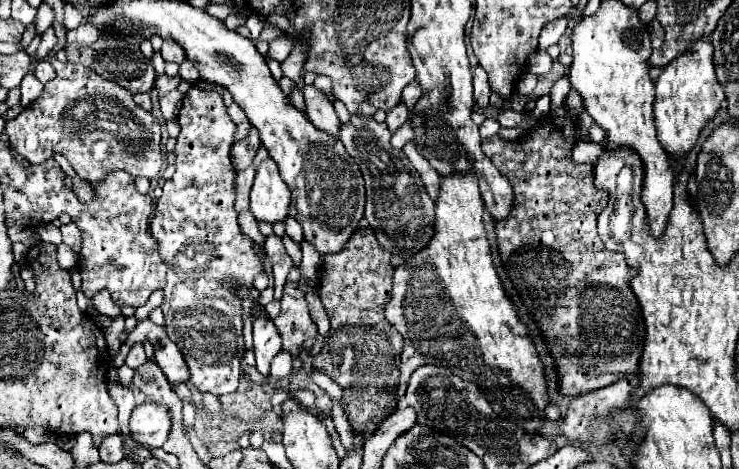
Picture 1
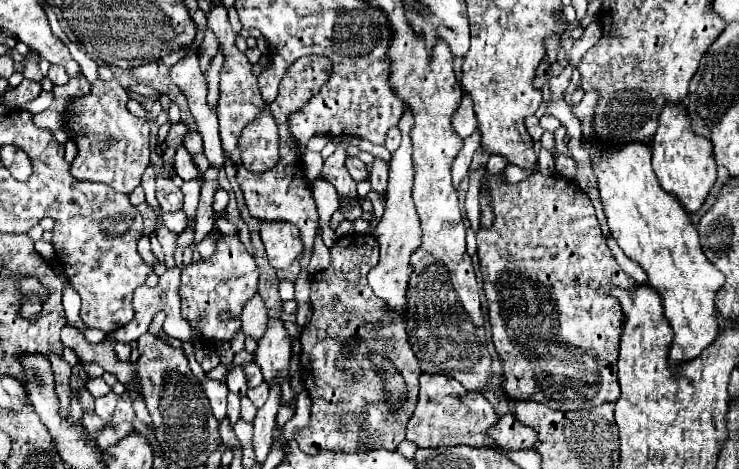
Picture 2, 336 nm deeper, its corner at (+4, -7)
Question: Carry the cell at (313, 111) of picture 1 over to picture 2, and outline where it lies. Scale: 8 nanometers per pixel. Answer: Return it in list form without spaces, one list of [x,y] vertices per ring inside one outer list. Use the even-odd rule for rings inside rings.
[[[347,156],[347,160],[345,160],[345,168],[347,168],[347,172],[353,176],[355,182],[359,182],[359,180],[367,180],[367,178],[369,178],[369,174],[367,174],[367,166],[365,166],[357,156]]]

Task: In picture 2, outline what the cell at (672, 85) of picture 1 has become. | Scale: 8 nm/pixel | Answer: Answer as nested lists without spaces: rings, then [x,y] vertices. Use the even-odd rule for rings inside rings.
[[[667,104],[661,110],[659,126],[653,136],[653,170],[659,178],[663,190],[675,194],[687,212],[695,212],[705,202],[715,178],[717,164],[713,160],[713,146],[709,140],[697,136],[691,126],[691,118],[685,112],[683,104]]]

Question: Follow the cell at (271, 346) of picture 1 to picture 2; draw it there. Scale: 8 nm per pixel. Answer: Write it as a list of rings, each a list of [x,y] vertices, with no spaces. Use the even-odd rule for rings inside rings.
[[[221,236],[217,254],[211,260],[199,260],[183,268],[181,272],[181,314],[193,326],[197,326],[207,342],[231,340],[233,334],[241,328],[241,310],[247,300],[257,292],[259,270],[255,258],[245,250],[237,236]],[[227,310],[235,316],[235,320],[221,322],[219,312]]]

